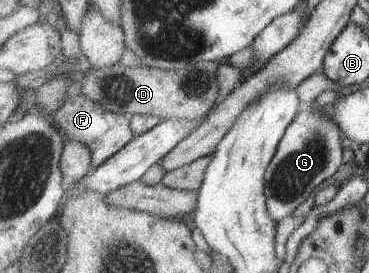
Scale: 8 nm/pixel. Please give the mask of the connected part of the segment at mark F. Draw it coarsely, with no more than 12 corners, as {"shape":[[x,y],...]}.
{"shape":[[82,94],[53,115],[100,168],[136,138],[129,115]]}

